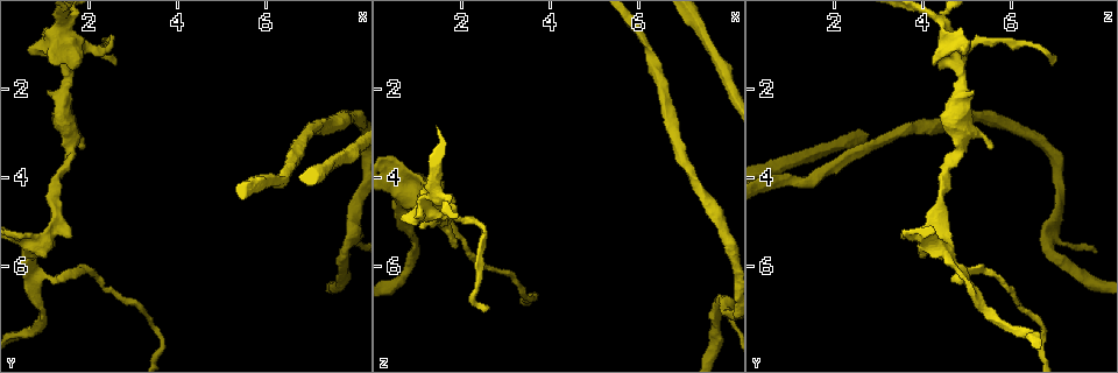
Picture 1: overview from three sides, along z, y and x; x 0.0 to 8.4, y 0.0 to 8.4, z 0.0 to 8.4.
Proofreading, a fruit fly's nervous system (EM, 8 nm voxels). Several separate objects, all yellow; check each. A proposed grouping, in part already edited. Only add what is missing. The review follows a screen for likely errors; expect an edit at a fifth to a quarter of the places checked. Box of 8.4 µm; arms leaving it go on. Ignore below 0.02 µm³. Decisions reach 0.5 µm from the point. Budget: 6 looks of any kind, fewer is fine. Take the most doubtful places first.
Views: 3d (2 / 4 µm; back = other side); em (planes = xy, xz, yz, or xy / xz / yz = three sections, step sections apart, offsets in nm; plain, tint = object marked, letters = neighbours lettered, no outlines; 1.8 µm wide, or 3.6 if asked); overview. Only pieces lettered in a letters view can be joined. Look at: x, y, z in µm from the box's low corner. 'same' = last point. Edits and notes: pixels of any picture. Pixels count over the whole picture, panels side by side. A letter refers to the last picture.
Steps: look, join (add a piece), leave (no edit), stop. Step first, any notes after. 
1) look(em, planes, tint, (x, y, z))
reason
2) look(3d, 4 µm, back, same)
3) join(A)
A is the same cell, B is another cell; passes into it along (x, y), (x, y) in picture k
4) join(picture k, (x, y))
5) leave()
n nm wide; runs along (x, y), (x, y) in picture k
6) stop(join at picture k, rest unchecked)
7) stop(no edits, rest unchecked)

look(3d, 2 µm, (1.20, 5.25, 4.25))
a fork

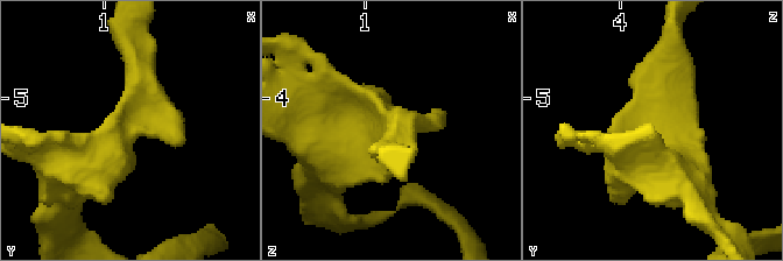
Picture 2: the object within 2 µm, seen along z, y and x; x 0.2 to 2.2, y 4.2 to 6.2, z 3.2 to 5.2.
look(em, 3.6 µm, xy, step 8, tint, (1.16, 5.22, 4.20))
now the EM

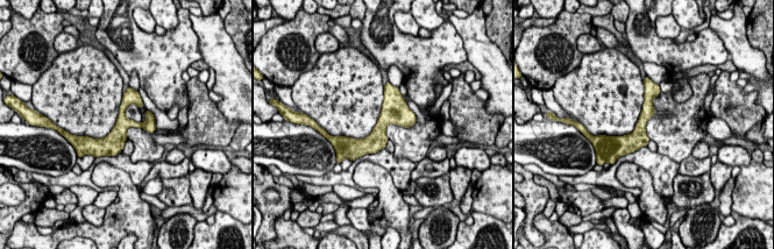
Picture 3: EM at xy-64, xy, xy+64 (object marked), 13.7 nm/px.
look(em, 3.6 µm, xy, step 8, letters, same)
what lies round it

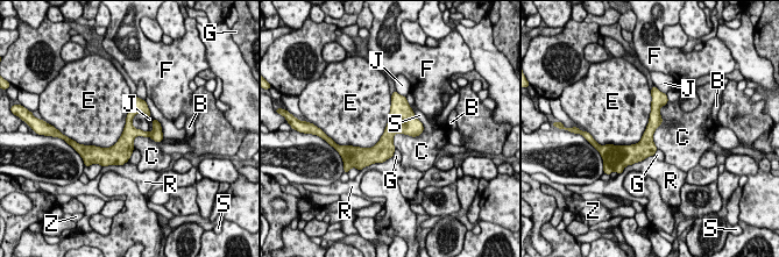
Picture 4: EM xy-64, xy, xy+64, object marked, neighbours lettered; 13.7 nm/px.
leave()
B, C, E, F, G, J, R, S and Z are other cells; border along (668, 101), (653, 134), (657, 149) in picture 4; no lettered piece goes on from it

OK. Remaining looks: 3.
look(3d, 4 µm, (1.45, 1.15, 4.65))
three-way junction

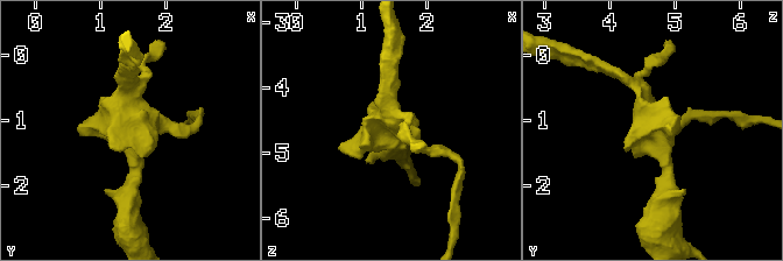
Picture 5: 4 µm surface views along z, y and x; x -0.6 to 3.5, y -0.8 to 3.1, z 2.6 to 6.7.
look(em, planes, plain, (1.45, 1.15, 4.60))

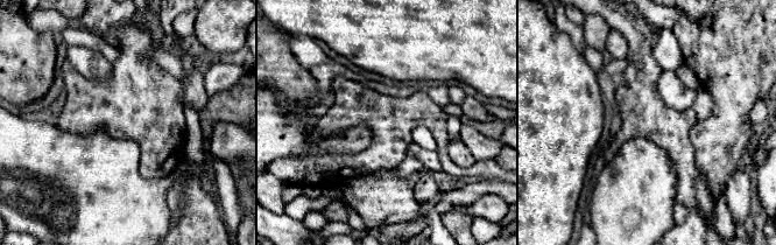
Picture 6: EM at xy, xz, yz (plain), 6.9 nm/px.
look(em, planes, letters, same)

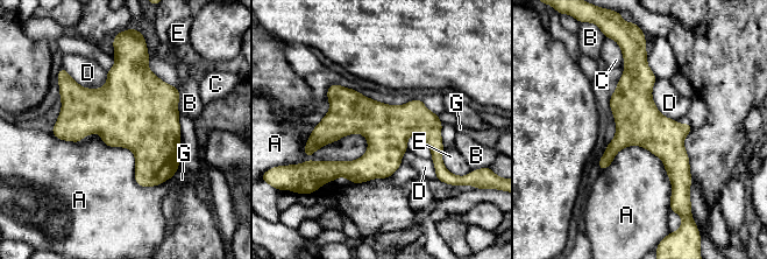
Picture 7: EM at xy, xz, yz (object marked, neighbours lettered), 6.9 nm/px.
leave()
A, B, C, D, E and G are other cells; no lettered piece goes on from it

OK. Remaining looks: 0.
stop(no edits, rest unchecked)

